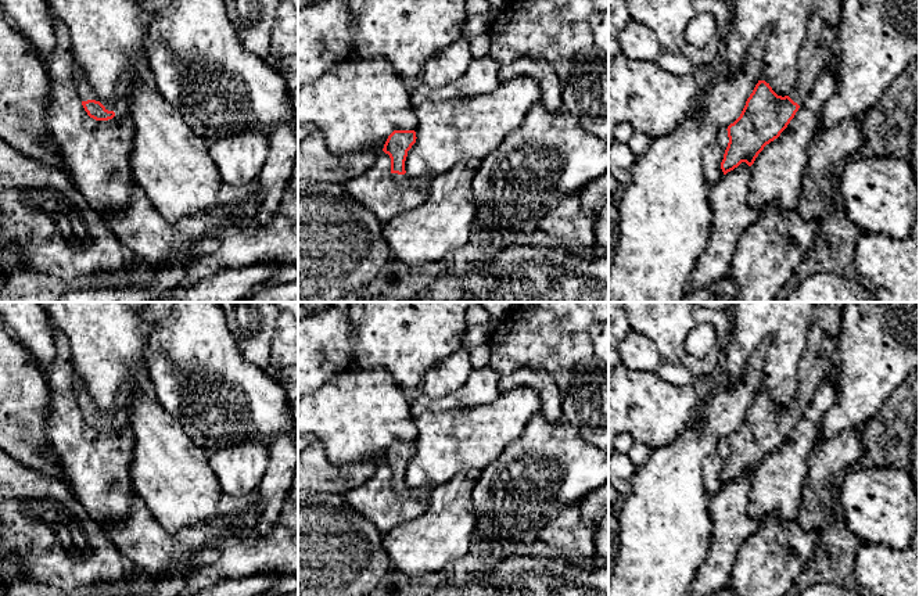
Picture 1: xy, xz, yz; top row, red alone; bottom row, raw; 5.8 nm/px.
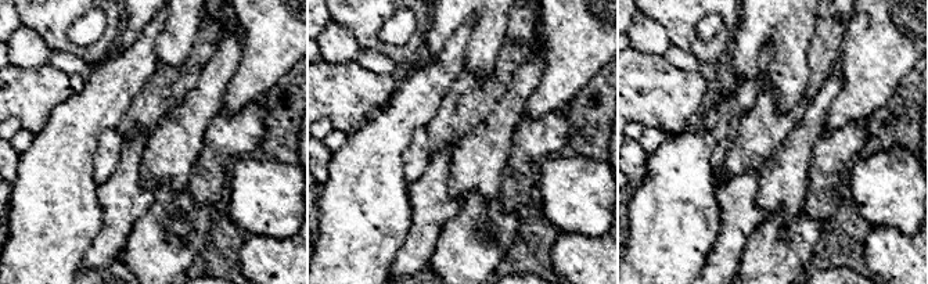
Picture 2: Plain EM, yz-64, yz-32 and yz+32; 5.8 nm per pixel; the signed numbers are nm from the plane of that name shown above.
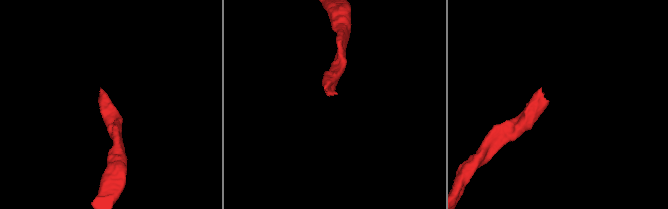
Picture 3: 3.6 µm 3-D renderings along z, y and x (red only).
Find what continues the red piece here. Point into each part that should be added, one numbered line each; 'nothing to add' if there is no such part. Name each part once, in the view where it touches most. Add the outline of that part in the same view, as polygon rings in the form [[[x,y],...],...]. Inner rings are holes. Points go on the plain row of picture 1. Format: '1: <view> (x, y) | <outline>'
1: xy (83, 397) | [[[75,374],[75,378],[73,378],[73,392],[76,395],[76,401],[82,412],[87,412],[87,410],[98,412],[98,407],[96,406],[87,389],[87,385],[78,374]]]

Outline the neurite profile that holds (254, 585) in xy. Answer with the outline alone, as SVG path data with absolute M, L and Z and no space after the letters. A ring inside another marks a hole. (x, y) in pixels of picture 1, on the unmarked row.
M262 572L244 579L227 579L205 588L195 596L258 596L268 592L277 578L274 574Z

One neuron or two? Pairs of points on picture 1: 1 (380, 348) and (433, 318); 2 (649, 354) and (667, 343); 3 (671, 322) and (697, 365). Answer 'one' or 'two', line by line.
1: one
2: two
3: one

